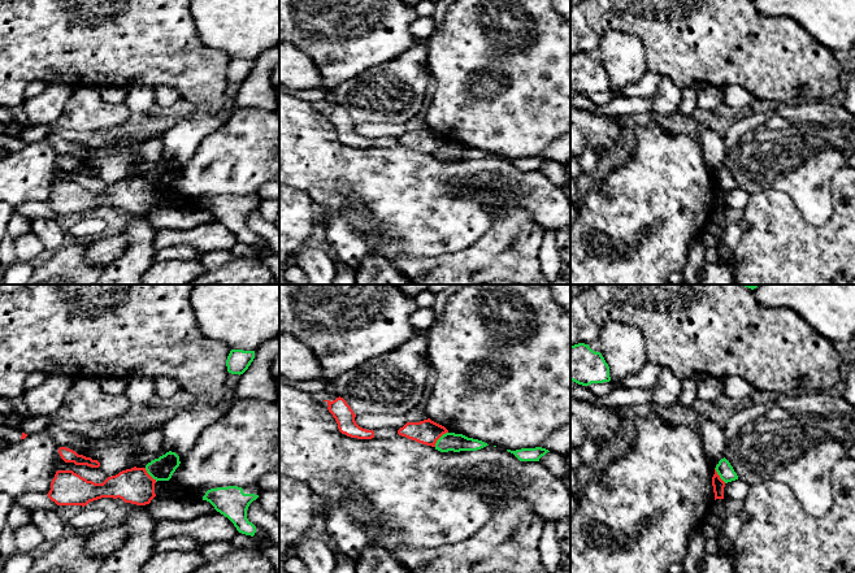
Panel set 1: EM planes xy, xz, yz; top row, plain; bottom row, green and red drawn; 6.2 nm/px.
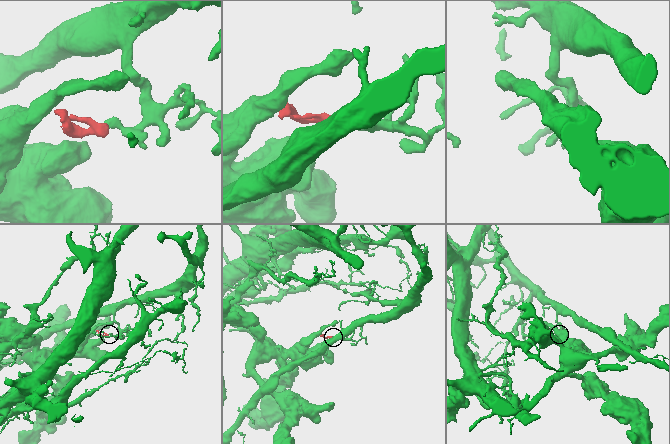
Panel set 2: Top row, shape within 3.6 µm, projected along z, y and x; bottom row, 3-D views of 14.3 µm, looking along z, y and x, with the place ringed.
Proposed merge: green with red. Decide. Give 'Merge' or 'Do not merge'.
Do not merge

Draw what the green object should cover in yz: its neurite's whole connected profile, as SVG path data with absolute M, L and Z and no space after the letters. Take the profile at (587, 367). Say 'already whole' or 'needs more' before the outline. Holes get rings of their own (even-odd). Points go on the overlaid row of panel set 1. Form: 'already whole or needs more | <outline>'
already whole | M578 343L570 346L570 381L582 386L609 382L609 366L602 353L593 351L589 344Z

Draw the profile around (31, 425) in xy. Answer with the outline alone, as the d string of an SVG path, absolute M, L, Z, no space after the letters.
M27 416L19 426L19 430L27 435L45 431L49 426L47 417Z

